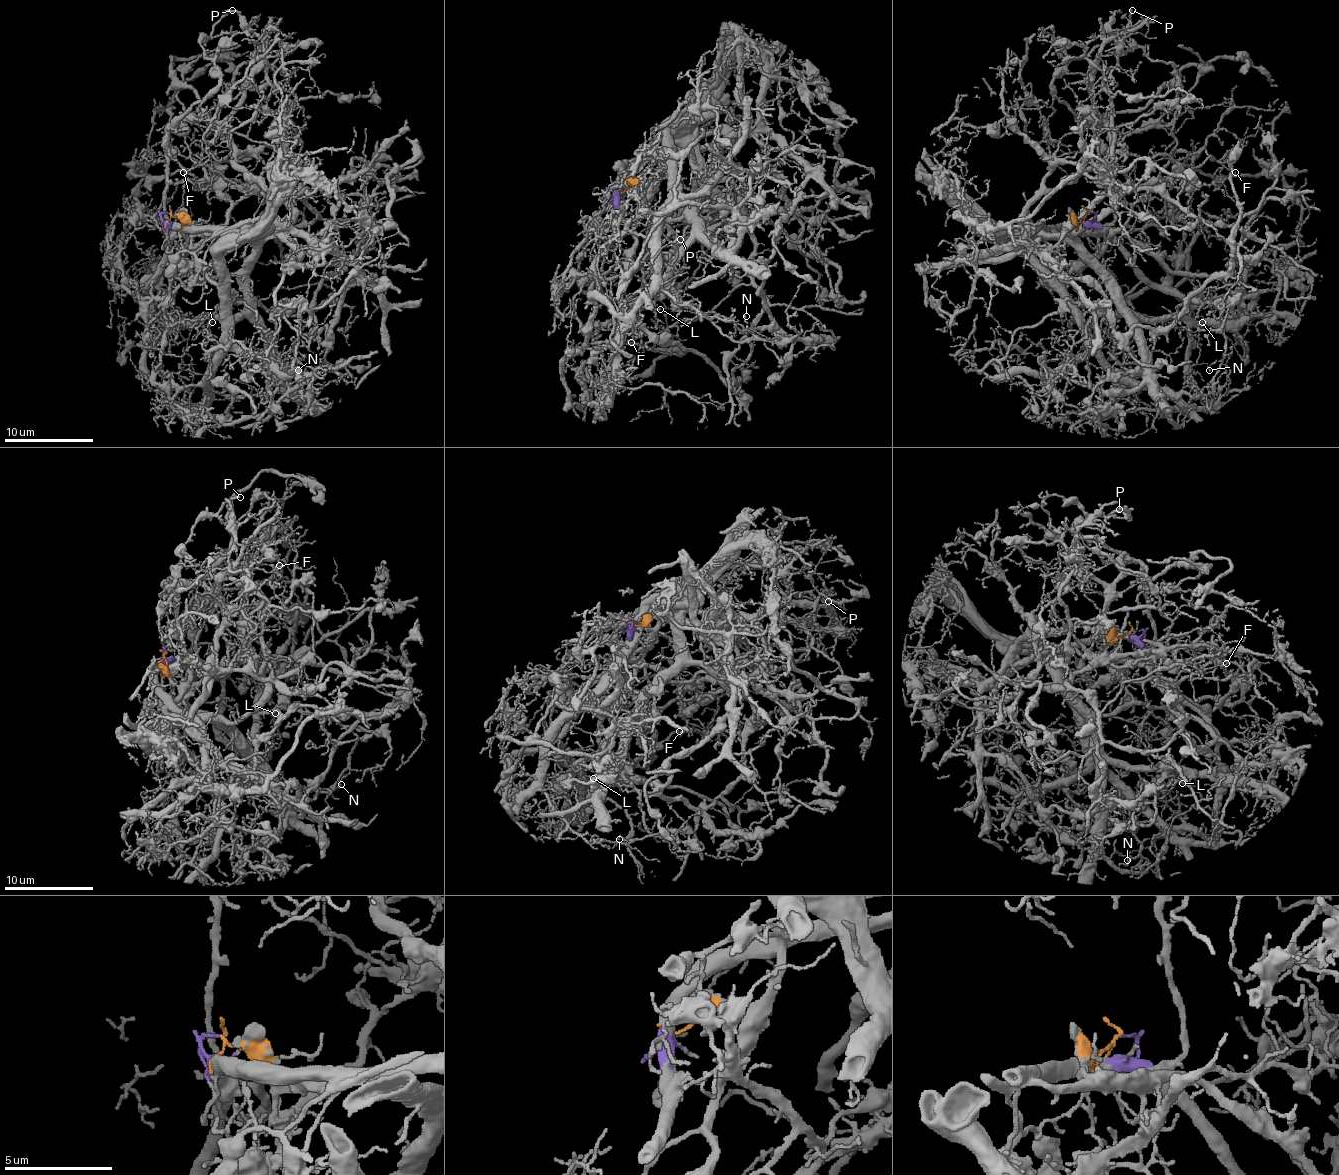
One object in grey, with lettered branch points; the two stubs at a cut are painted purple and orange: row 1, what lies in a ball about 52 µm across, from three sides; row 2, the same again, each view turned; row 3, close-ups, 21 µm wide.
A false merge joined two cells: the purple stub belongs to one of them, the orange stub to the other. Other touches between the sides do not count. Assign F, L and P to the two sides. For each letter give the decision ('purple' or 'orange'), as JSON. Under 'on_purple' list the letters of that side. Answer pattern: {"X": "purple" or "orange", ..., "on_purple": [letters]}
{"F": "orange", "L": "orange", "P": "purple", "on_purple": ["P"]}

